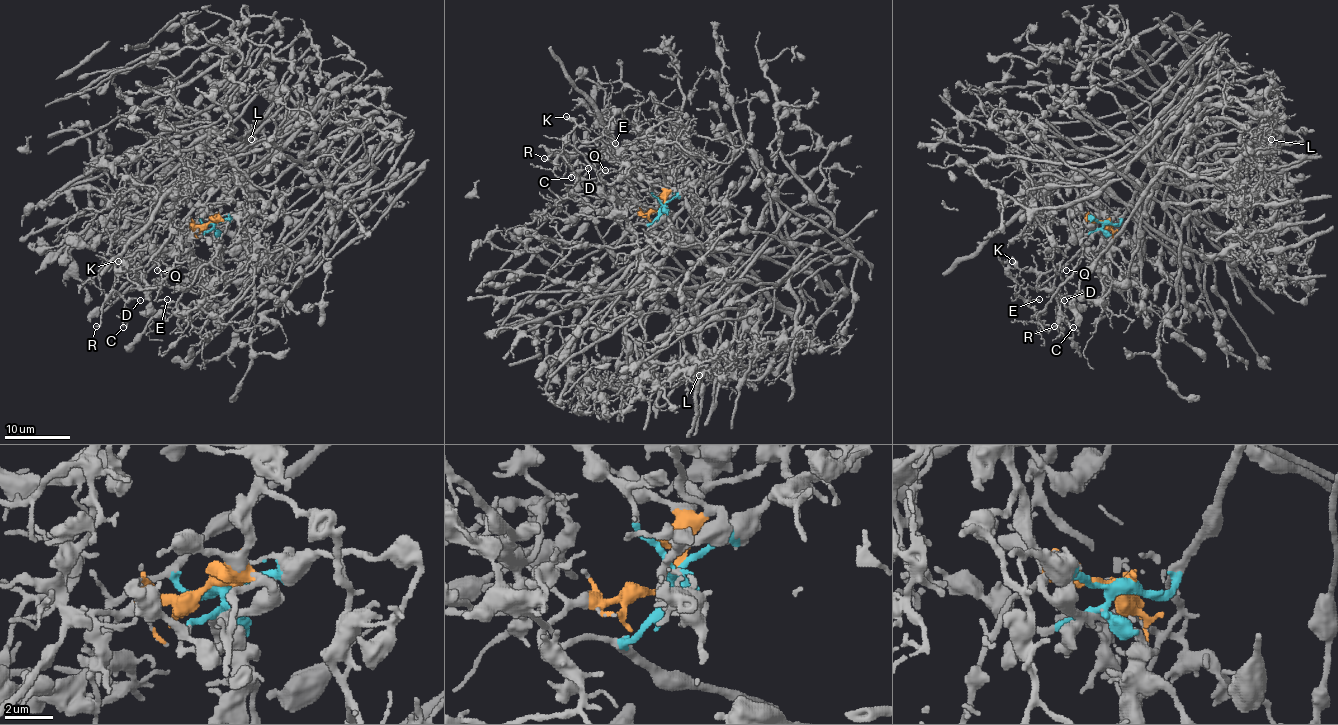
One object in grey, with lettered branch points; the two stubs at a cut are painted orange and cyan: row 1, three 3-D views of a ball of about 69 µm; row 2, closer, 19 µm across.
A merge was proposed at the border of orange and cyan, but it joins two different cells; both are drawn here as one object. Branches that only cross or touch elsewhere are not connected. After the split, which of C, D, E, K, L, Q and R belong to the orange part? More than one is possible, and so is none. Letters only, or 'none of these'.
C, D, E, K, Q, R

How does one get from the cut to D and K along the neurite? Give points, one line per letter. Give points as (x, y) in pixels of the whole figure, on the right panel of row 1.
D: (1105, 222), (1082, 209), (1082, 178), (1084, 199), (1097, 212), (1090, 239), (1061, 267), (1042, 272), (1064, 300)
K: (1105, 222), (1082, 209), (1082, 178), (1084, 199), (1097, 212), (1089, 240), (1047, 272), (1019, 268), (1013, 260)

